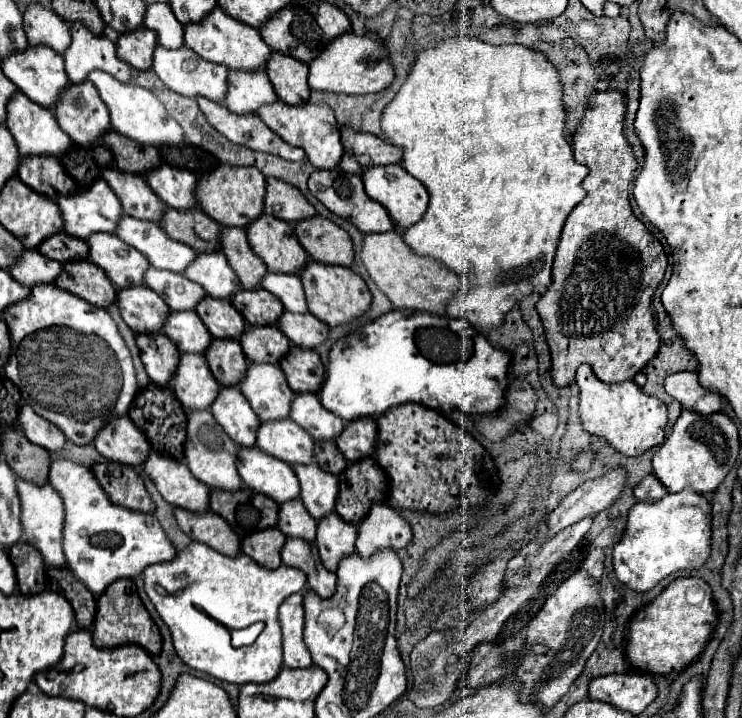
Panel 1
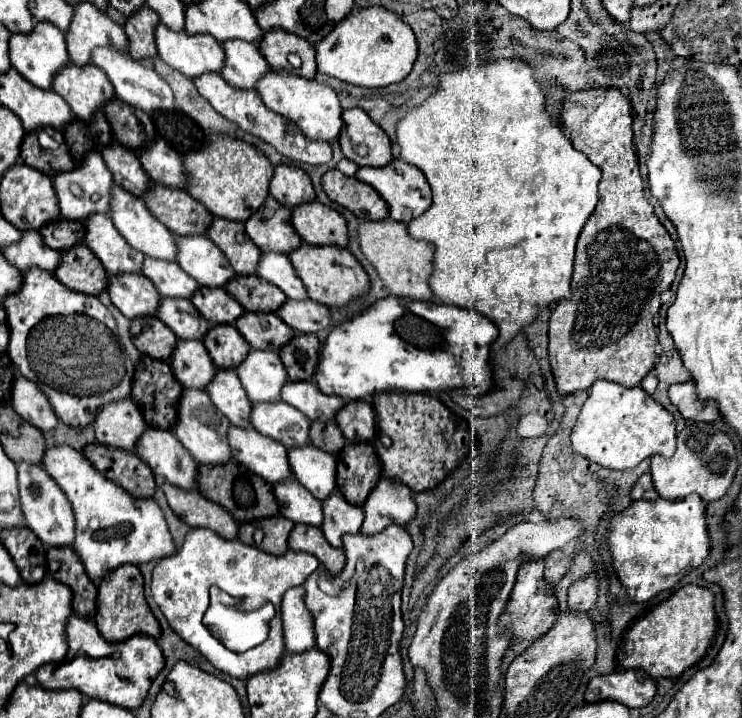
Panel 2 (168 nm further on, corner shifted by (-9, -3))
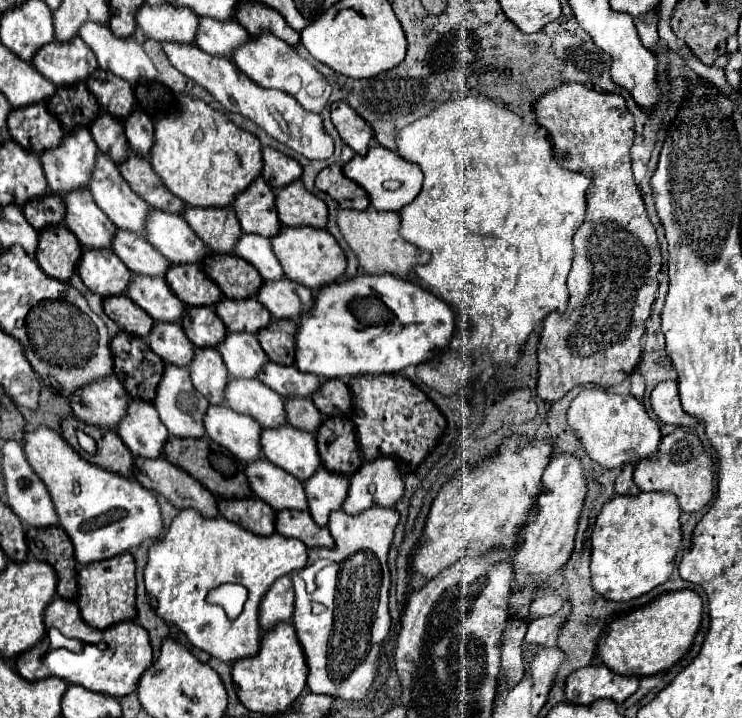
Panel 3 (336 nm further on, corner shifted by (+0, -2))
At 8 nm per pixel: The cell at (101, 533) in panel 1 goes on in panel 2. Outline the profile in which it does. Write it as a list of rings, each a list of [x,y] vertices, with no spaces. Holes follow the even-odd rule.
[[[57,444],[55,448],[47,448],[45,458],[43,458],[43,468],[47,470],[47,474],[59,484],[59,488],[67,494],[69,502],[73,504],[73,512],[75,512],[75,542],[73,548],[79,554],[87,576],[99,584],[103,578],[107,578],[115,568],[123,566],[123,564],[145,564],[151,560],[159,560],[165,556],[175,554],[175,544],[173,538],[169,534],[167,522],[163,518],[161,508],[157,506],[157,502],[153,498],[135,498],[131,494],[127,494],[125,490],[121,490],[117,484],[113,484],[111,480],[103,478],[103,474],[99,474],[91,462],[77,452],[71,446],[61,446]]]

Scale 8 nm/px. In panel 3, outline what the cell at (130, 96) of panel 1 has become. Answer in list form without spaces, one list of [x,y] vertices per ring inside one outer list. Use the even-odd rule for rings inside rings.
[[[86,21],[78,35],[94,51],[100,69],[118,73],[118,77],[132,85],[142,79],[156,79],[156,67],[136,37],[114,37],[108,25],[98,25],[94,21]]]

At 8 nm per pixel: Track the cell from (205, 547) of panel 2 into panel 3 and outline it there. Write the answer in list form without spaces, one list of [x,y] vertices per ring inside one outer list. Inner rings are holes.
[[[182,509],[170,523],[166,535],[148,549],[148,563],[144,567],[146,595],[150,597],[156,615],[174,623],[194,647],[232,663],[258,653],[262,637],[258,605],[264,593],[278,577],[306,567],[306,559],[308,547],[294,537],[282,537],[278,533],[262,537],[222,515],[204,517],[196,509]],[[222,583],[238,583],[248,589],[248,601],[236,619],[228,619],[220,605],[206,601],[208,585]],[[174,585],[180,585],[176,595]]]

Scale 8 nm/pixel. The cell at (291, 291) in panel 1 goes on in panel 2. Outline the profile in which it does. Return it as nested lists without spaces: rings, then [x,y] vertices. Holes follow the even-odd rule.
[[[263,252],[259,266],[257,266],[257,276],[275,284],[277,288],[281,288],[289,300],[307,300],[309,298],[303,280],[299,278],[293,264],[289,262],[289,256],[285,256],[285,254]]]

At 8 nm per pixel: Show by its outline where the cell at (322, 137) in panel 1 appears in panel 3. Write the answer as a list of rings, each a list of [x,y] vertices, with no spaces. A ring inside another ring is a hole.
[[[264,31],[258,37],[250,37],[244,45],[234,49],[232,59],[236,61],[238,69],[242,69],[254,83],[266,89],[280,89],[292,95],[306,111],[322,113],[324,105],[328,103],[332,87],[326,81],[326,77],[318,73],[304,57],[300,57],[292,45],[278,39],[272,31]]]

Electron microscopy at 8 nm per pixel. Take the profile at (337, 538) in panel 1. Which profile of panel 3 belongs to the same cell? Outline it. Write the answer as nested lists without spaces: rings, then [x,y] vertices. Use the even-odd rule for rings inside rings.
[[[318,467],[314,477],[304,481],[304,491],[308,497],[308,511],[312,519],[326,527],[328,515],[342,507],[348,493],[348,477],[342,473],[328,473],[328,469]]]

